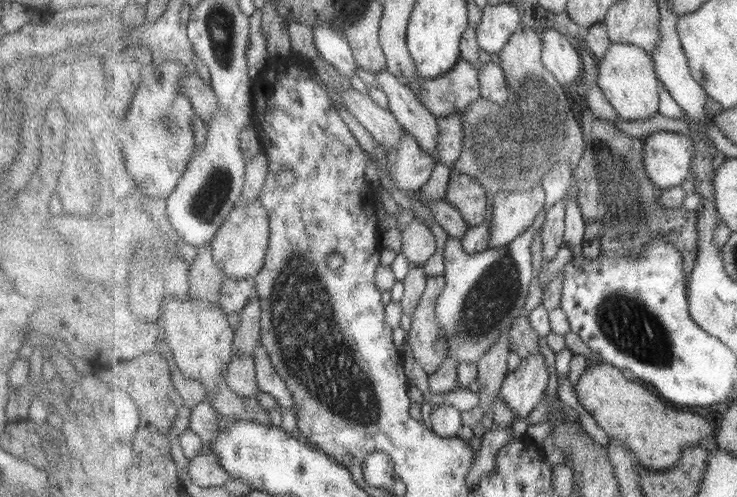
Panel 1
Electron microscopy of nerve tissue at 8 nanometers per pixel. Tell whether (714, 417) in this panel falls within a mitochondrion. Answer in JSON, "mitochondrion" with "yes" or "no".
{"mitochondrion":"no"}

